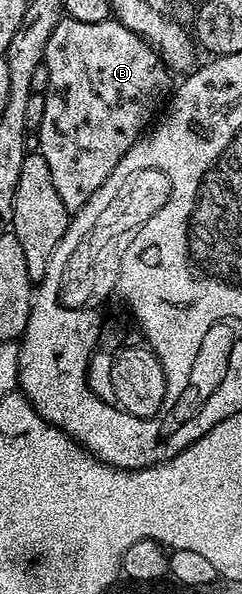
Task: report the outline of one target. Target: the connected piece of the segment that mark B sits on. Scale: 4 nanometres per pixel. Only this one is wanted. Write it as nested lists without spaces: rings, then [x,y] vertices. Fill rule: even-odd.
[[[65,16],[56,24],[52,36],[48,36],[44,73],[48,76],[48,88],[44,91],[44,120],[40,120],[40,128],[36,131],[39,136],[37,153],[48,160],[52,185],[60,200],[64,200],[69,210],[77,212],[91,205],[90,197],[111,181],[112,168],[120,164],[120,160],[155,121],[167,101],[172,74],[162,63],[157,50],[136,36],[132,28],[124,28],[124,24],[113,17],[104,19],[100,24],[84,24],[84,20]]]

